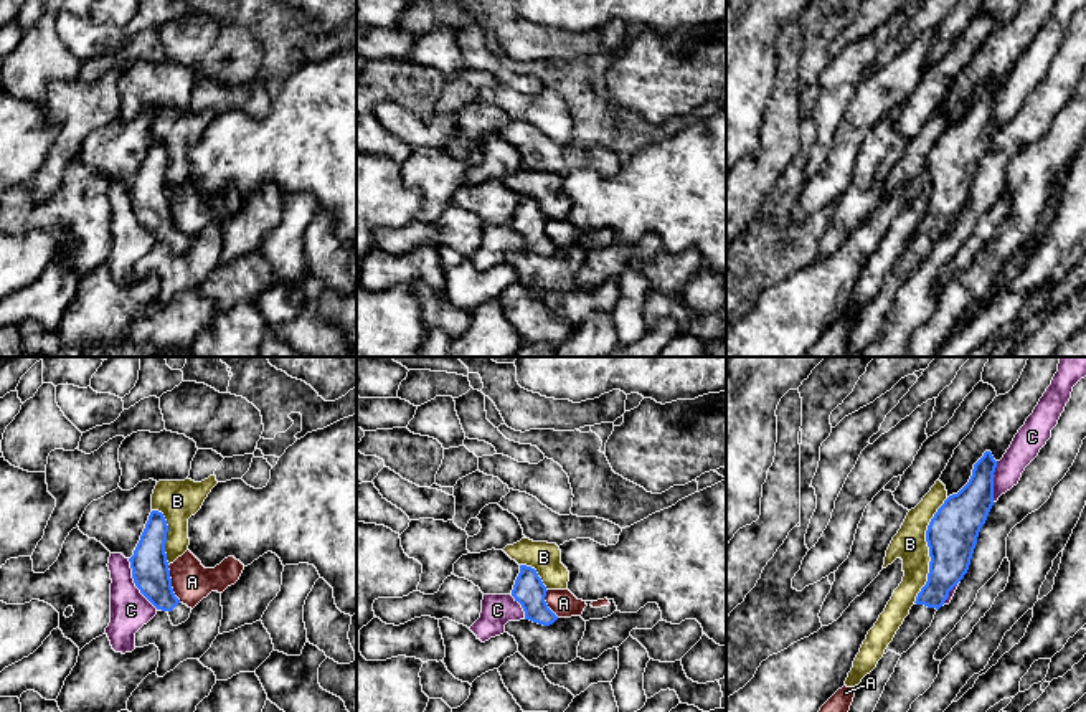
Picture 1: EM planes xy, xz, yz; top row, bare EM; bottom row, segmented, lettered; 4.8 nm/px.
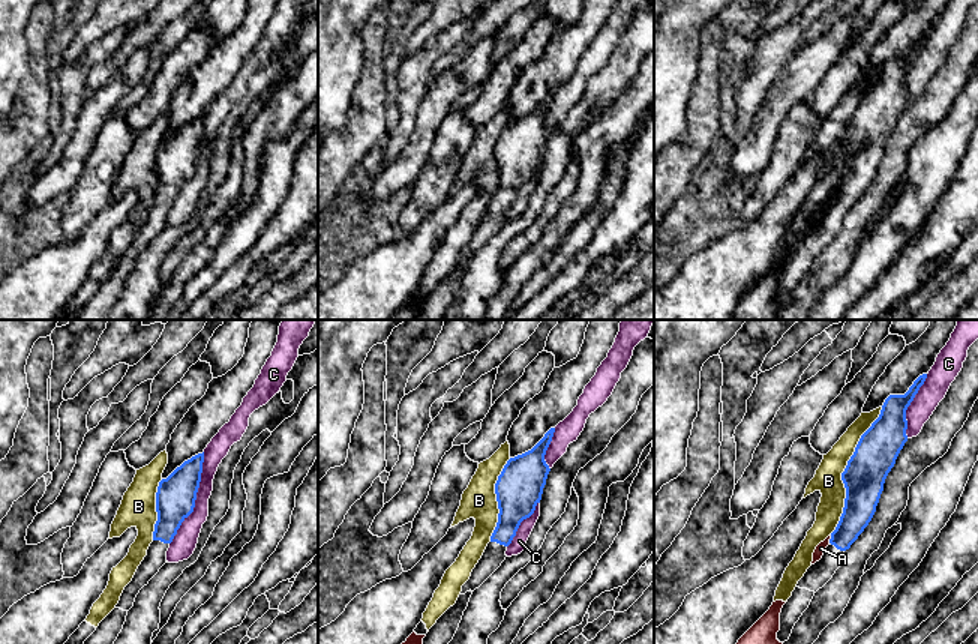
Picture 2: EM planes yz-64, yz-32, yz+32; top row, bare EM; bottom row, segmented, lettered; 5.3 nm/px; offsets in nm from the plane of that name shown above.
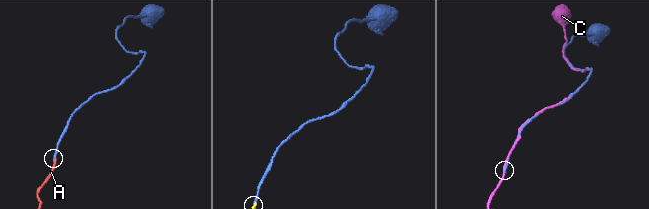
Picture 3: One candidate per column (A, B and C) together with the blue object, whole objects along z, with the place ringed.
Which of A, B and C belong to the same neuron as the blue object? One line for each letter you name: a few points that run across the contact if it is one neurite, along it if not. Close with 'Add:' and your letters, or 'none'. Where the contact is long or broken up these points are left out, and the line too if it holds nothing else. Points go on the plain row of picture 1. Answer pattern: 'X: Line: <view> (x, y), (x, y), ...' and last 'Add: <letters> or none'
Add: none

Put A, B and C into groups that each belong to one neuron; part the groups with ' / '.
A / B / C

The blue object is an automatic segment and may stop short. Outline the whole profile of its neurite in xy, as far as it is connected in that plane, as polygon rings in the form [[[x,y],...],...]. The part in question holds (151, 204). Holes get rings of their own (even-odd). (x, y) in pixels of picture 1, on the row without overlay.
[[[152,140],[140,170],[129,188],[132,208],[140,223],[157,238],[167,241],[173,256],[190,248],[191,238],[173,223],[165,183],[168,155],[162,142]]]

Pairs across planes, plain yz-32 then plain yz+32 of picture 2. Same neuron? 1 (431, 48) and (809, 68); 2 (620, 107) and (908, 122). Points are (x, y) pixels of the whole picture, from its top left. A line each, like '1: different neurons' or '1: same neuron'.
1: different neurons
2: different neurons

